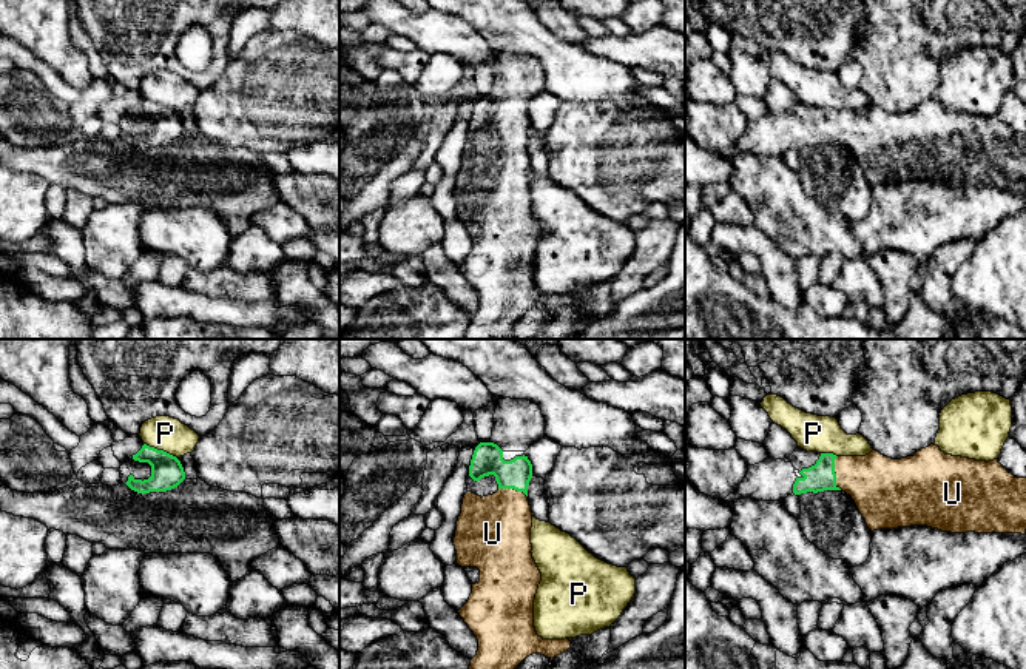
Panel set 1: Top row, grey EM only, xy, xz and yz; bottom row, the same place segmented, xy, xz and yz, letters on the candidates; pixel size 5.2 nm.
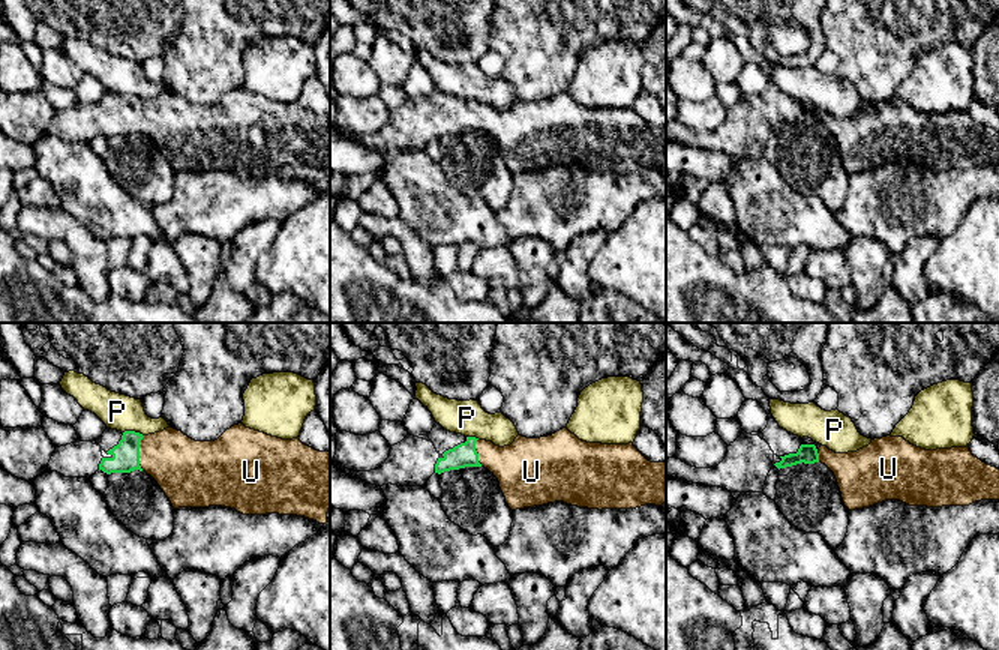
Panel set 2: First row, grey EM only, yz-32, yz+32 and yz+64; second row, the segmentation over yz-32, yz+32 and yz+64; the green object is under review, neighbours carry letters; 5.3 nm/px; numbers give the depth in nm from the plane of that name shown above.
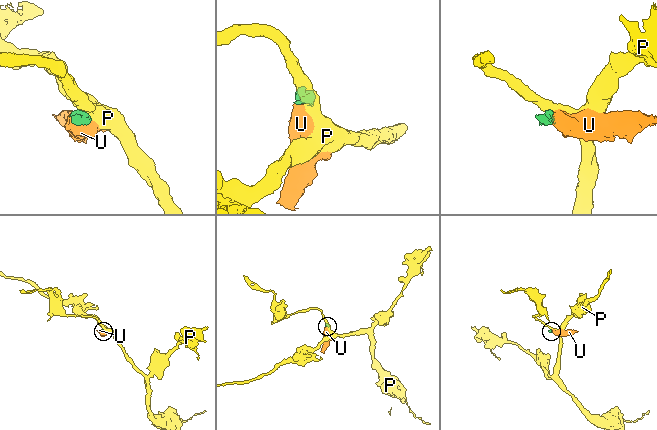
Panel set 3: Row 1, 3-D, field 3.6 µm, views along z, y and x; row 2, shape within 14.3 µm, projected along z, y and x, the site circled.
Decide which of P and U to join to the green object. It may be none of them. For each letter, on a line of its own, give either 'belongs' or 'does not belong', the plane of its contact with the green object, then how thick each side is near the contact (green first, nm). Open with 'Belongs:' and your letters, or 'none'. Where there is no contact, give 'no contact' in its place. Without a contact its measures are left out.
Belongs: U
P: does not belong; meets green in xy; 170 nm thick on the green side, 180 nm on the other
U: belongs; meets green in yz; 150 nm thick on the green side, 320 nm on the other

